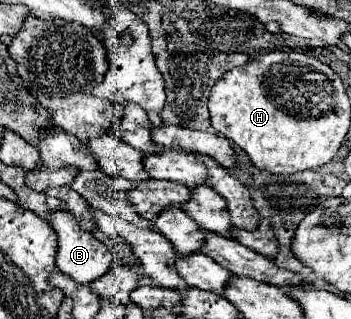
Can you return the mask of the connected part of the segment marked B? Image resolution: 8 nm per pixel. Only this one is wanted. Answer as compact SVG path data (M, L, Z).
M64 209L60 211L52 211L46 215L46 221L52 225L52 229L58 233L58 255L56 255L56 267L66 273L68 277L72 277L74 281L80 283L92 283L94 279L98 279L100 275L104 275L118 259L114 253L110 253L106 249L106 245L96 239L92 233L88 233L86 229L82 229L78 225L78 221Z

